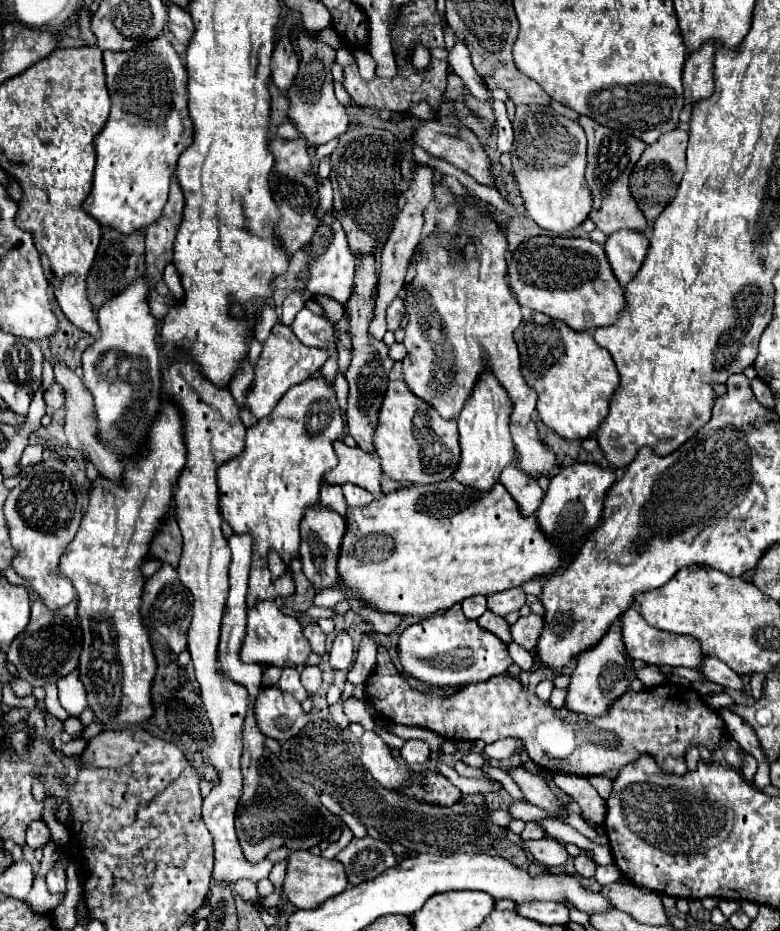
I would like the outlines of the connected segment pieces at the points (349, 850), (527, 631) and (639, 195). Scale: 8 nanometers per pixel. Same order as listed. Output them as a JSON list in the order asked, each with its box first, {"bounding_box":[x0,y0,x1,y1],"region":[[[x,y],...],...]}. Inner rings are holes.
[{"bounding_box":[337,836,397,886],"region":[[[371,836],[353,838],[337,854],[337,860],[345,866],[345,874],[351,886],[367,882],[369,878],[375,878],[397,864],[393,850],[385,842],[373,840]]]},{"bounding_box":[511,614,543,650],"region":[[[537,614],[521,616],[515,624],[511,624],[513,642],[523,646],[525,650],[533,650],[537,644],[537,638],[541,634],[541,622],[543,622],[543,618]]]},{"bounding_box":[631,128,687,226],"region":[[[675,128],[671,132],[661,134],[661,138],[653,144],[649,144],[637,162],[633,174],[631,174],[631,194],[639,202],[649,226],[655,222],[655,218],[663,212],[663,208],[673,200],[677,186],[681,182],[681,176],[685,172],[685,148],[687,148],[687,132]]]}]

